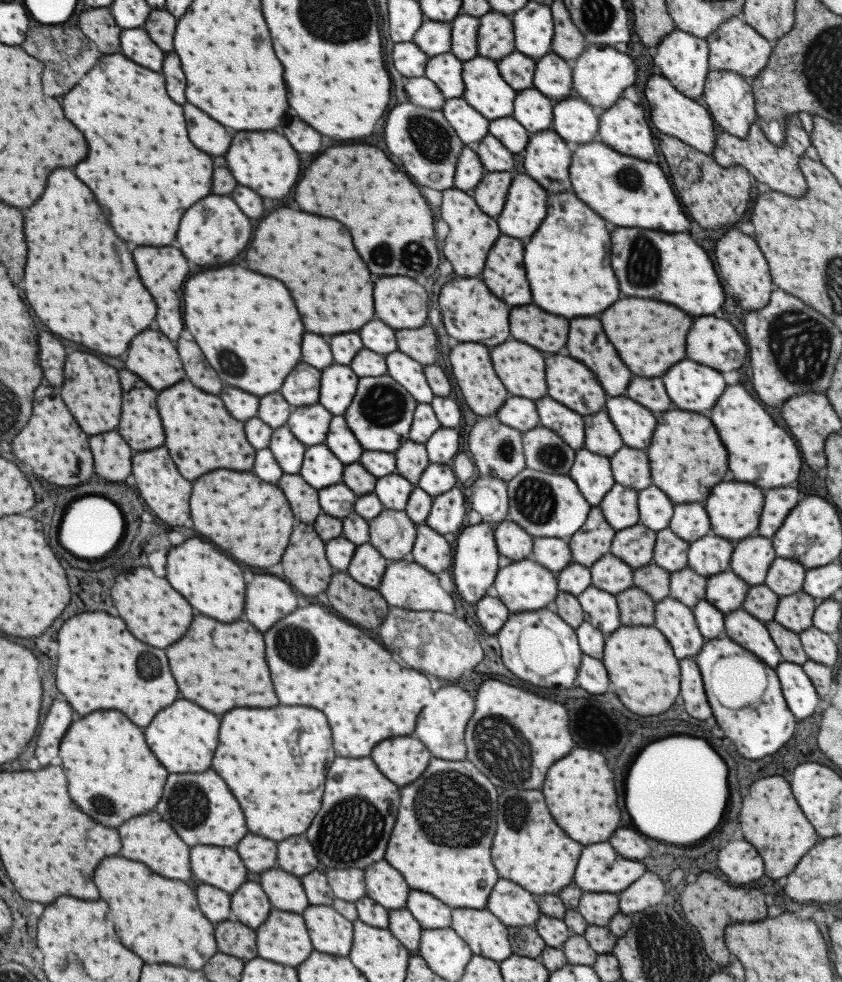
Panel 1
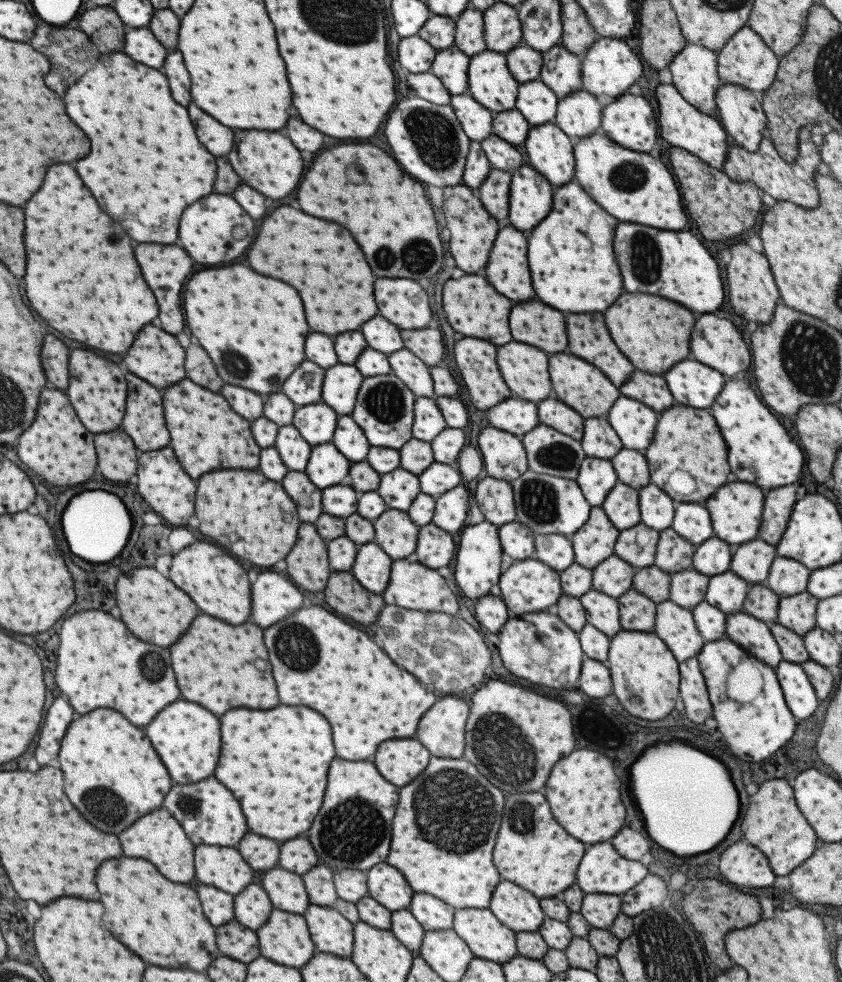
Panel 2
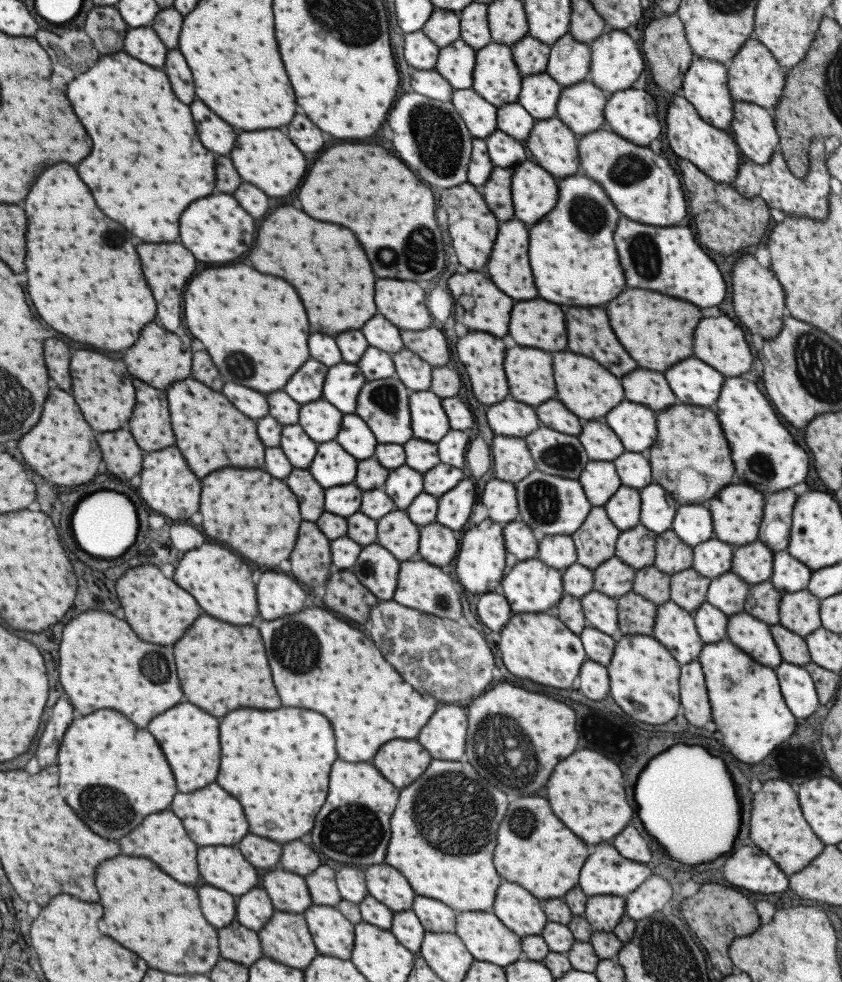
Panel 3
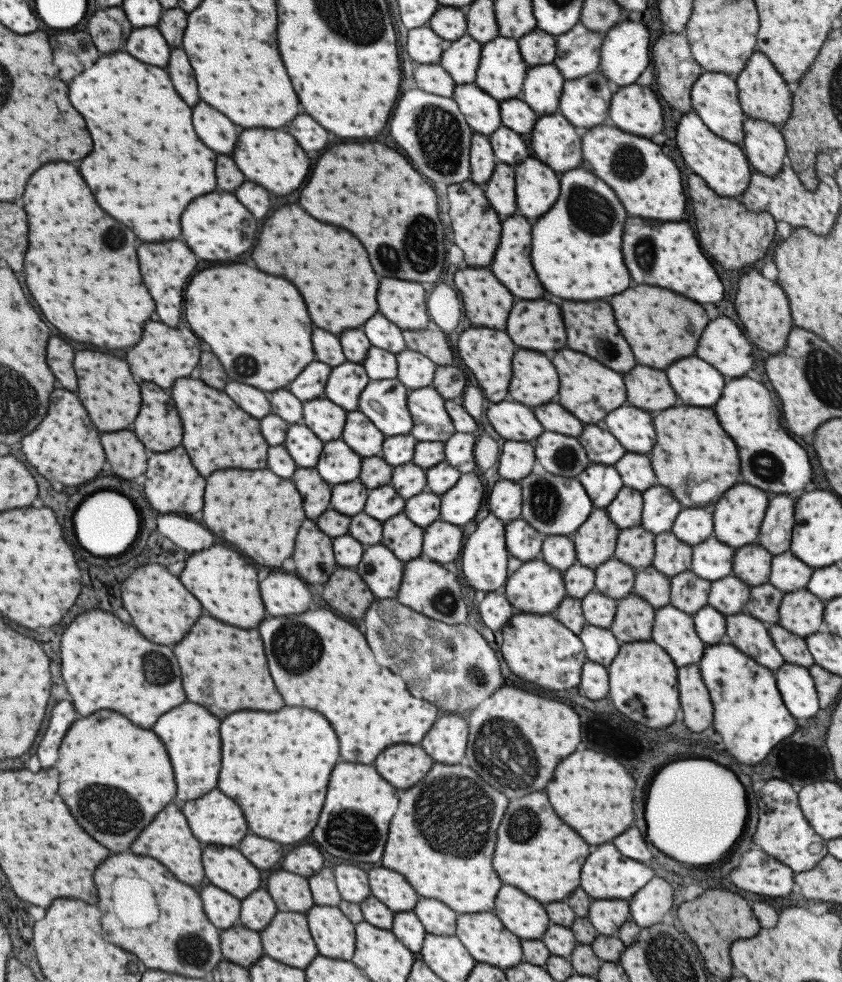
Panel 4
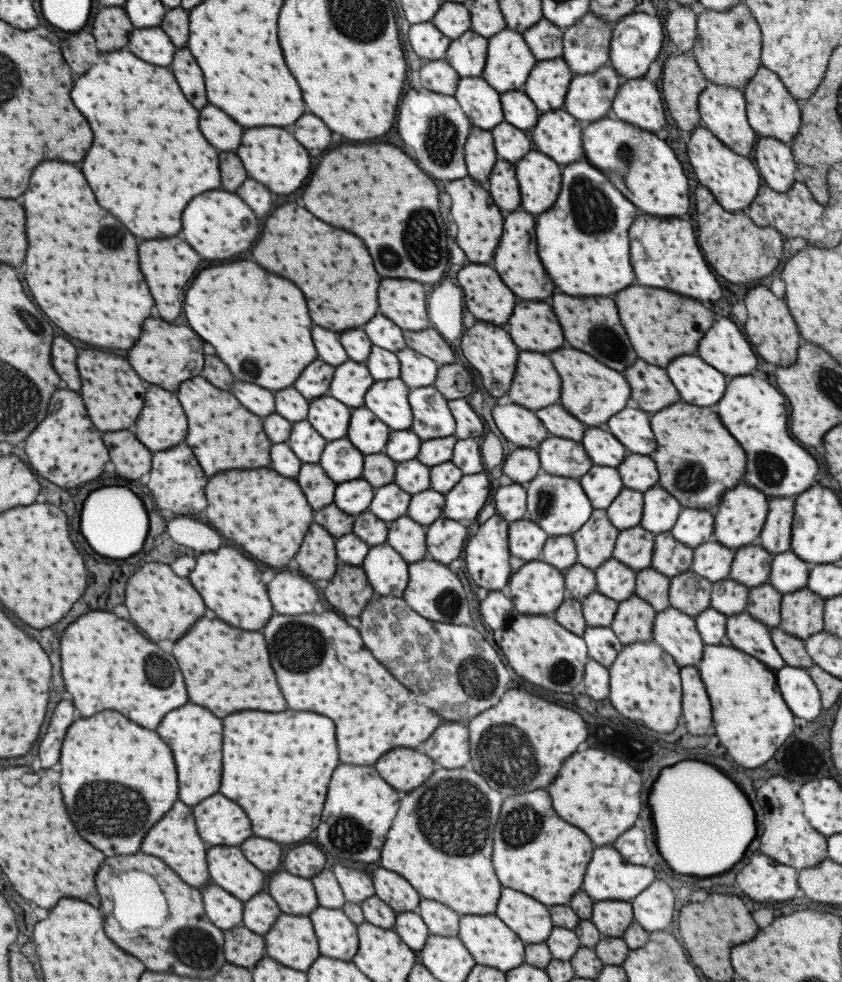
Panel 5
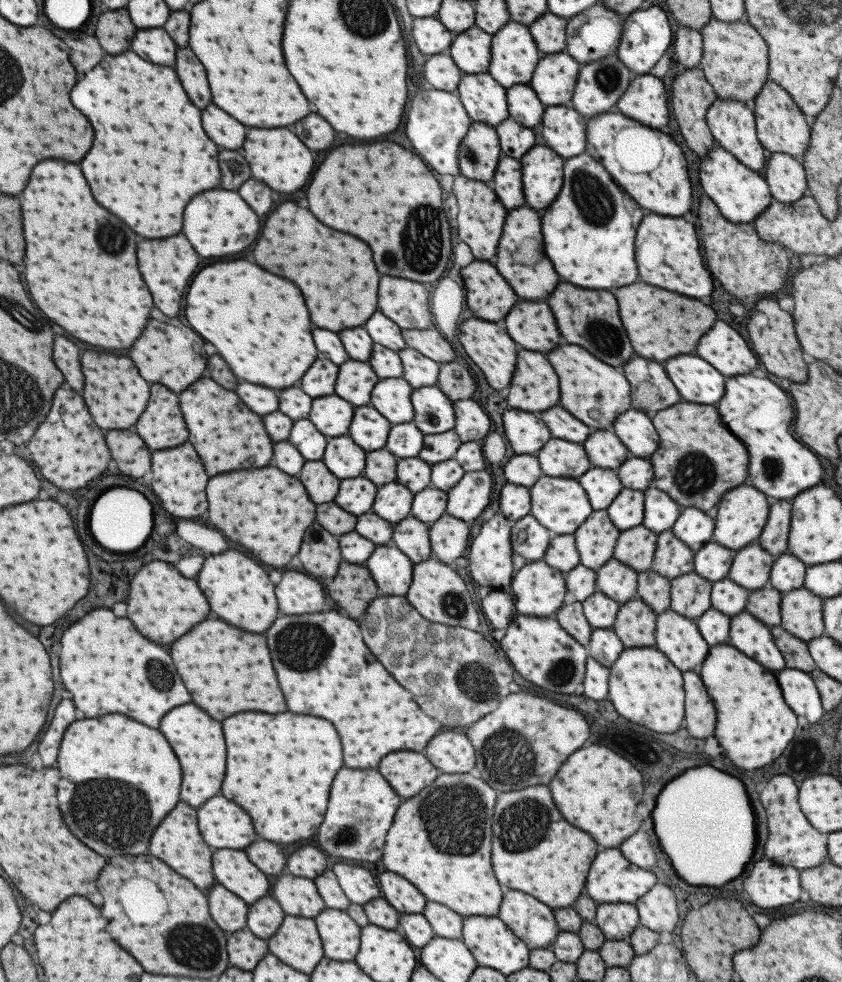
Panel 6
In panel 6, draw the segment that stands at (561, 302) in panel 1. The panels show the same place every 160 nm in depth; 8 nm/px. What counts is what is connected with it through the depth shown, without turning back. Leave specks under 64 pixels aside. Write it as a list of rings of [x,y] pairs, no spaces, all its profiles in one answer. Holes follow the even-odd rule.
[[[586,152],[564,160],[563,188],[541,216],[545,256],[553,262],[555,272],[565,282],[581,288],[591,286],[591,290],[605,290],[635,282],[637,268],[633,258],[633,236],[643,214],[639,214],[639,218],[629,216],[619,186]]]

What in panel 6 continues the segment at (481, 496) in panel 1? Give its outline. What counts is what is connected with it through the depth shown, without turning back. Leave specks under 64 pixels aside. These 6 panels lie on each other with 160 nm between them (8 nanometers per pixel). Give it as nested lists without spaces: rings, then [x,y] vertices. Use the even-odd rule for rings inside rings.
[[[505,482],[499,490],[498,507],[498,512],[509,522],[520,520],[530,509],[528,488]]]

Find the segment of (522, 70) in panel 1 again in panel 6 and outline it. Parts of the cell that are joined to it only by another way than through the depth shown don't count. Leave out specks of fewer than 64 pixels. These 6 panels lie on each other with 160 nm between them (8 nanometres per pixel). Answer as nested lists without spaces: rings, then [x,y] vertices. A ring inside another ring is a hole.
[[[545,11],[528,26],[531,38],[533,38],[533,44],[541,52],[541,55],[553,54],[564,50],[566,47],[565,33],[567,21],[568,19]]]

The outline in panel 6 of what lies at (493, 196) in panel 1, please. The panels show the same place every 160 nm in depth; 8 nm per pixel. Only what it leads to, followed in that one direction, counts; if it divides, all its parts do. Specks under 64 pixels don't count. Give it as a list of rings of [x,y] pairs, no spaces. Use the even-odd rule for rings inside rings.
[[[501,154],[490,183],[504,208],[517,208],[523,204],[521,167],[518,159]]]

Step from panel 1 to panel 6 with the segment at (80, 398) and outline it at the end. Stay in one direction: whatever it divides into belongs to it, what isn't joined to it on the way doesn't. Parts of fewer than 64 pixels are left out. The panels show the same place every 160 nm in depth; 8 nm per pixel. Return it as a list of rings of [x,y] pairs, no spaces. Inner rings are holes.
[[[83,352],[81,354],[81,372],[85,376],[85,386],[81,396],[87,404],[87,410],[93,422],[99,428],[107,430],[123,430],[137,422],[141,412],[149,400],[149,384],[139,378],[137,368],[125,356],[109,356],[109,354],[95,354]]]

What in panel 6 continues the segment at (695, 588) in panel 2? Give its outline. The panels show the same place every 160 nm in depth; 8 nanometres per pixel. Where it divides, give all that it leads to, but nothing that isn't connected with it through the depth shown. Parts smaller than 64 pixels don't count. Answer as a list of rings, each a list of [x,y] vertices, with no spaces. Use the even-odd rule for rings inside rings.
[[[693,572],[670,579],[669,609],[695,620],[710,608],[711,581]]]

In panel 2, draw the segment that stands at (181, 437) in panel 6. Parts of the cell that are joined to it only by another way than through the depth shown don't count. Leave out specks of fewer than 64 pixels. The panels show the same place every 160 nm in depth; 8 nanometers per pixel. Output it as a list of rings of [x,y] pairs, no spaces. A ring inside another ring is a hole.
[[[125,374],[127,404],[123,416],[123,432],[133,438],[139,450],[157,450],[167,446],[169,434],[163,422],[161,394],[133,374]]]

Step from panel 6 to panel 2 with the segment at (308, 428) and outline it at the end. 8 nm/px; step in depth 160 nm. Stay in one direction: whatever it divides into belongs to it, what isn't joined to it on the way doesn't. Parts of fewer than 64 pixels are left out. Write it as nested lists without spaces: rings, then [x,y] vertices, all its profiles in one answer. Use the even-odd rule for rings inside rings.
[[[292,424],[278,427],[273,448],[279,453],[280,459],[287,470],[304,472],[312,446],[308,442],[305,442],[304,438],[301,438],[301,435]]]

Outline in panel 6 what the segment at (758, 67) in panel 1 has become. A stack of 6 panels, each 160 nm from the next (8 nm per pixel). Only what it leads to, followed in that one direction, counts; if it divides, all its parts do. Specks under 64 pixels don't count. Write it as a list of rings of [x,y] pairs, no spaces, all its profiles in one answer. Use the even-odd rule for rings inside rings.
[[[770,80],[765,81],[750,107],[753,111],[758,141],[767,153],[784,152],[799,159],[808,149],[809,120],[780,86]]]

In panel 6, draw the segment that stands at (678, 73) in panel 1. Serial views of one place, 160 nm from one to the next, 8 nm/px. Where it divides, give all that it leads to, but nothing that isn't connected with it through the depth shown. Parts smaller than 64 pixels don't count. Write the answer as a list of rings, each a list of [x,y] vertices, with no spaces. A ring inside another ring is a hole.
[[[718,98],[707,109],[705,120],[709,127],[714,142],[730,152],[741,164],[744,164],[753,172],[762,172],[766,164],[767,152],[760,145],[756,135],[753,111],[750,105],[738,100],[728,98]]]

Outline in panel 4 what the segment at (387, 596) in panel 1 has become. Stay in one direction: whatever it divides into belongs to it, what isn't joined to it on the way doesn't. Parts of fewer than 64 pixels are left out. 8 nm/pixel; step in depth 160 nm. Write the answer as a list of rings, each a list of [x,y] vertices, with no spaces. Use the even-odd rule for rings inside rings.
[[[420,557],[405,561],[396,601],[411,610],[447,625],[466,623],[467,606],[457,578],[441,567],[441,564]]]

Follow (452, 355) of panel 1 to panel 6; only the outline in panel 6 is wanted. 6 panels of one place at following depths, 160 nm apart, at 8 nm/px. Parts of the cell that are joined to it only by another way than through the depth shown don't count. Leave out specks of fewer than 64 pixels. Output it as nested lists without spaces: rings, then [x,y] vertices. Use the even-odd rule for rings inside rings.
[[[469,318],[459,324],[456,329],[459,332],[457,336],[461,343],[465,354],[477,364],[477,368],[483,372],[483,376],[487,378],[487,384],[495,390],[501,390],[509,384],[511,374],[515,370],[515,344],[513,340],[505,334],[505,330],[501,330],[497,324],[493,322],[485,322],[485,320],[477,320],[477,318]]]

